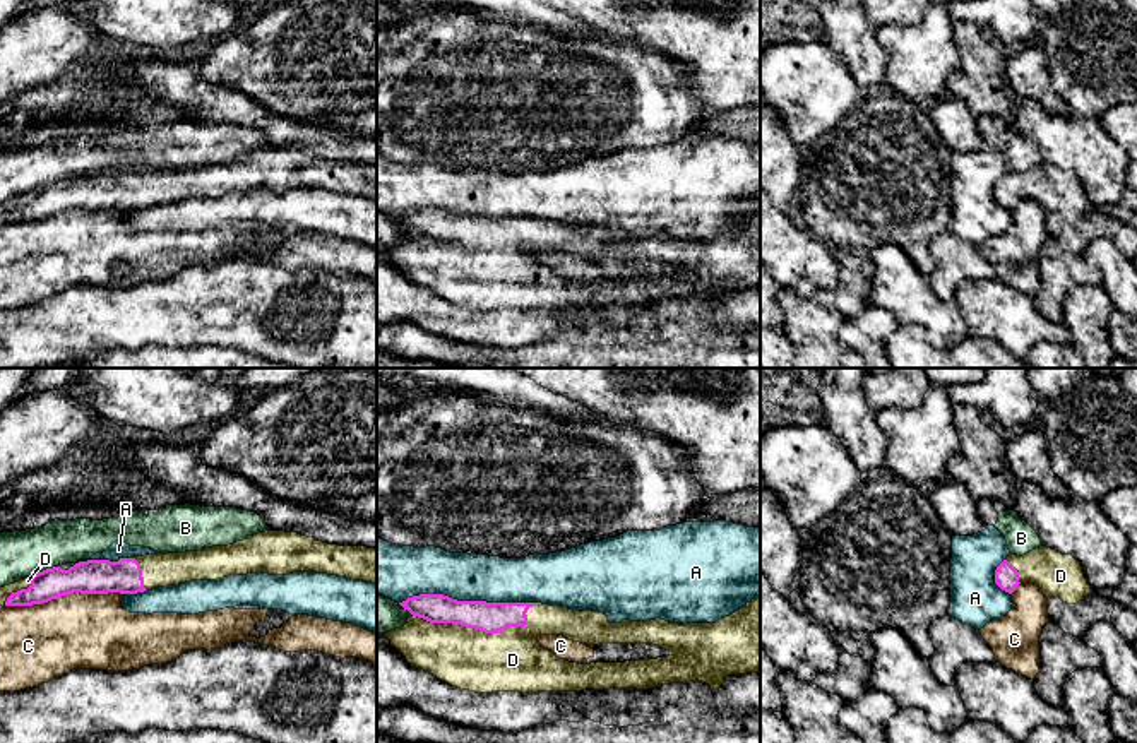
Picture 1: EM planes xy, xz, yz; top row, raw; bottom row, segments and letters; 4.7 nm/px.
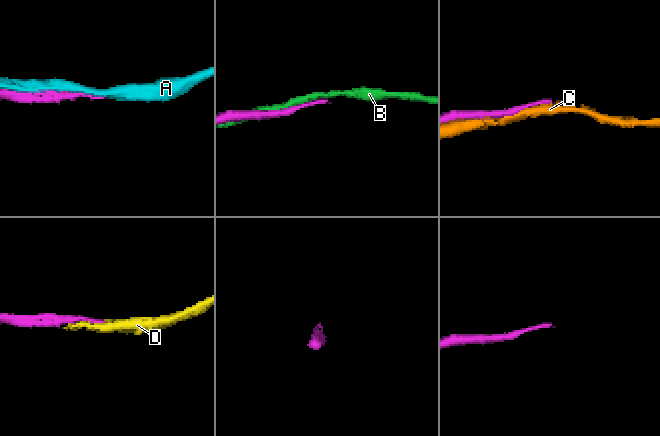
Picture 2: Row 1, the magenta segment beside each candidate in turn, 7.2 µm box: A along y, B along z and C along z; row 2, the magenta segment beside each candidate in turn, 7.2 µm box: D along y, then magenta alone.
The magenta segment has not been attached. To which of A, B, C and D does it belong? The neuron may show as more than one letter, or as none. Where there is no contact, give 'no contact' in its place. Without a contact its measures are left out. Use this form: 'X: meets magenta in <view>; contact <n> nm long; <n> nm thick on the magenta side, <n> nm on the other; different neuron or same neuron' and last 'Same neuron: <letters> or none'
A: meets magenta in xz; contact 650 nm long; 140 nm thick on the magenta side, 220 nm on the other; different neuron
B: meets magenta in xy; contact 160 nm long; 160 nm thick on the magenta side, 220 nm on the other; different neuron
C: meets magenta in xy; contact 550 nm long; 160 nm thick on the magenta side, 360 nm on the other; different neuron
D: meets magenta in xz; contact 600 nm long; 140 nm thick on the magenta side, 300 nm on the other; same neuron
Same neuron: D

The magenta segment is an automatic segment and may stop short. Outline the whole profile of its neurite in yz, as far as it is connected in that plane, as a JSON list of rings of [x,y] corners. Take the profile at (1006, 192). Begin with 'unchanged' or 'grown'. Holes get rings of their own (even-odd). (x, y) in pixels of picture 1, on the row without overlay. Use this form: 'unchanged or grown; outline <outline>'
grown; outline [[[1039,163],[1022,173],[1009,171],[995,187],[995,200],[1012,211],[1019,200],[1038,202],[1046,214],[1077,221],[1092,205],[1072,171]]]

